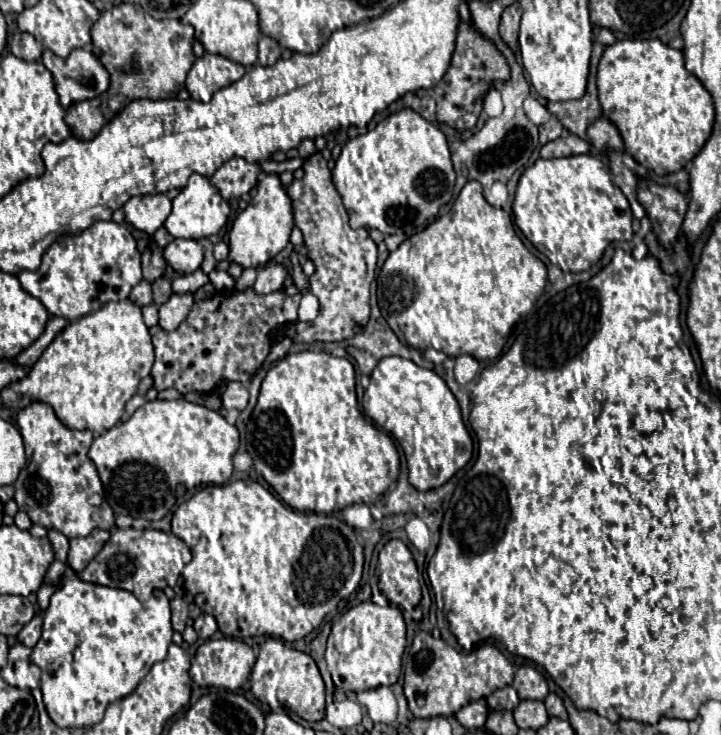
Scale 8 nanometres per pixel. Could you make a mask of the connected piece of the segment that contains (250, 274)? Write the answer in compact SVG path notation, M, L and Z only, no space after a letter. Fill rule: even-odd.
M244 269L244 273L242 273L240 279L236 281L236 289L242 291L242 289L250 287L250 285L256 281L256 275L258 275L258 269Z

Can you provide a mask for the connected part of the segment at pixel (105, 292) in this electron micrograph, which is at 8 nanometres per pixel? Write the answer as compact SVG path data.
M96 221L88 229L78 235L64 233L56 239L44 253L42 265L36 271L20 271L18 281L32 297L40 299L42 305L48 309L50 315L64 317L68 321L76 321L90 311L100 309L108 301L122 301L130 295L130 289L142 281L142 267L140 267L140 251L136 249L136 241L126 225L114 221Z

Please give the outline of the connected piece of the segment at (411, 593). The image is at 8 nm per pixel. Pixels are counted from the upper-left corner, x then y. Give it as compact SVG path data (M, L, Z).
M388 541L378 555L378 587L390 603L411 610L420 603L422 587L414 555L404 541Z

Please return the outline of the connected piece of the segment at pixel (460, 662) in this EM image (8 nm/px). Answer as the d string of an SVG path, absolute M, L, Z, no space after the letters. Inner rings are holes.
M416 633L410 653L404 657L404 695L408 699L410 711L416 717L434 717L434 715L452 715L456 709L468 705L470 701L488 697L492 691L510 685L514 679L514 665L496 649L492 643L484 643L472 653L458 653L442 639L434 639L430 633Z

